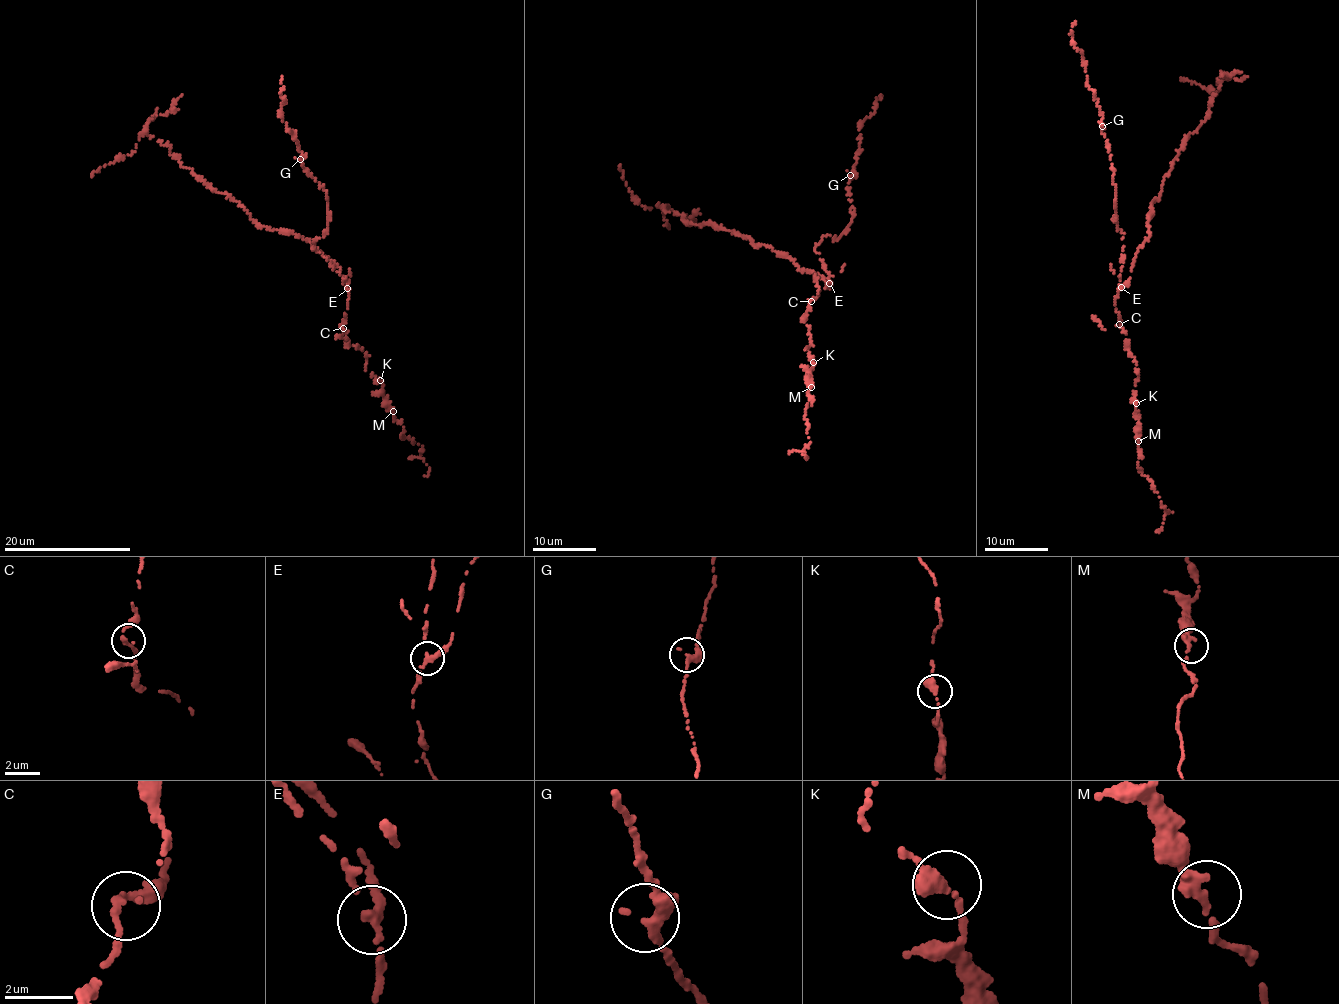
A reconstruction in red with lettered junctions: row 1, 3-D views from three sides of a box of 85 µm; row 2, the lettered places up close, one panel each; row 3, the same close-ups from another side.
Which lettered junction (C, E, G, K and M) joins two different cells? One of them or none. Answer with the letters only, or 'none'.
E

